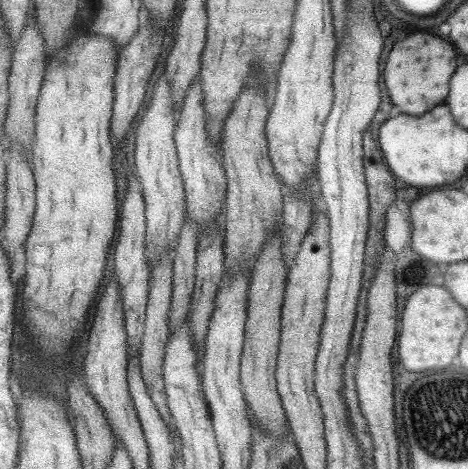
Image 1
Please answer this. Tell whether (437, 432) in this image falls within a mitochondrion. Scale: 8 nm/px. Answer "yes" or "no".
yes

